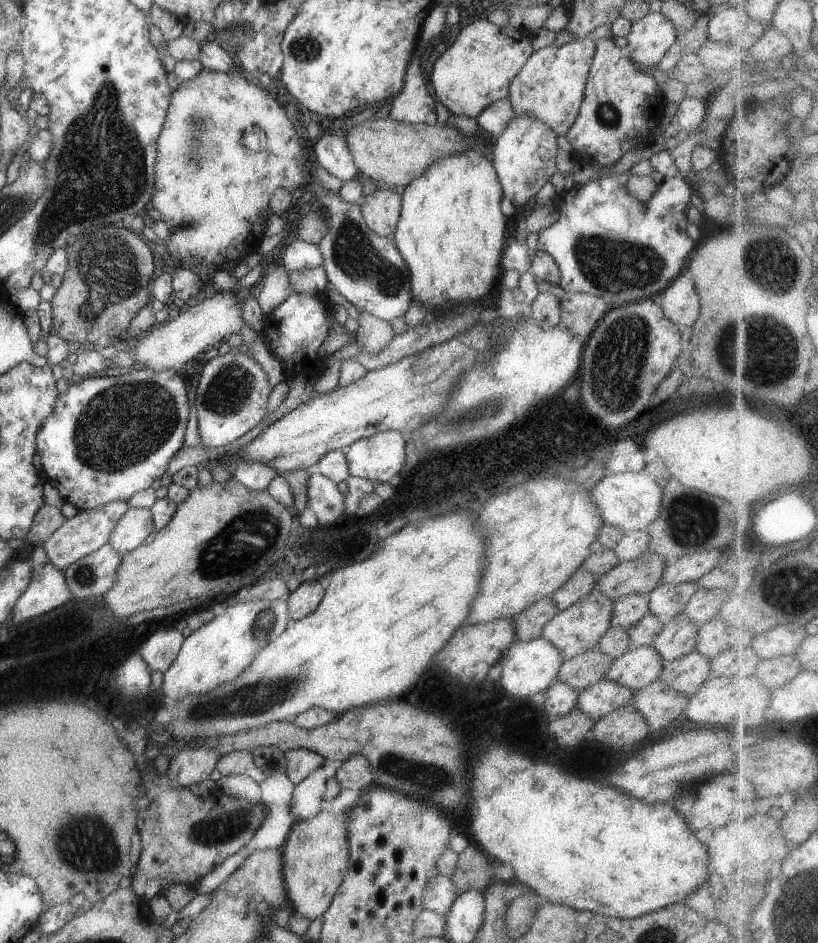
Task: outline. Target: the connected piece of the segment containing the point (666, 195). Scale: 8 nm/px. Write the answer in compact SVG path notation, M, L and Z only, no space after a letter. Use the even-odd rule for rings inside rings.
M648 159L642 160L634 166L631 166L629 174L620 173L611 177L602 175L600 178L594 179L585 185L575 185L564 193L558 194L557 199L553 203L556 208L560 210L561 216L551 226L539 232L539 242L536 244L536 251L548 253L556 261L561 274L559 282L560 287L568 293L584 293L603 298L611 307L652 298L655 294L662 292L678 275L681 274L683 268L688 266L690 254L698 245L698 243L686 233L686 228L688 228L688 219L685 212L688 211L690 196L692 196L692 193L694 192L694 189L691 188L687 181L683 181L683 178L680 176L665 177L650 164ZM629 174L638 174L638 176L648 175L650 178L654 178L654 182L656 182L656 192L654 192L654 196L652 196L650 200L640 202L628 192L628 189L626 188L626 181L628 180Z

